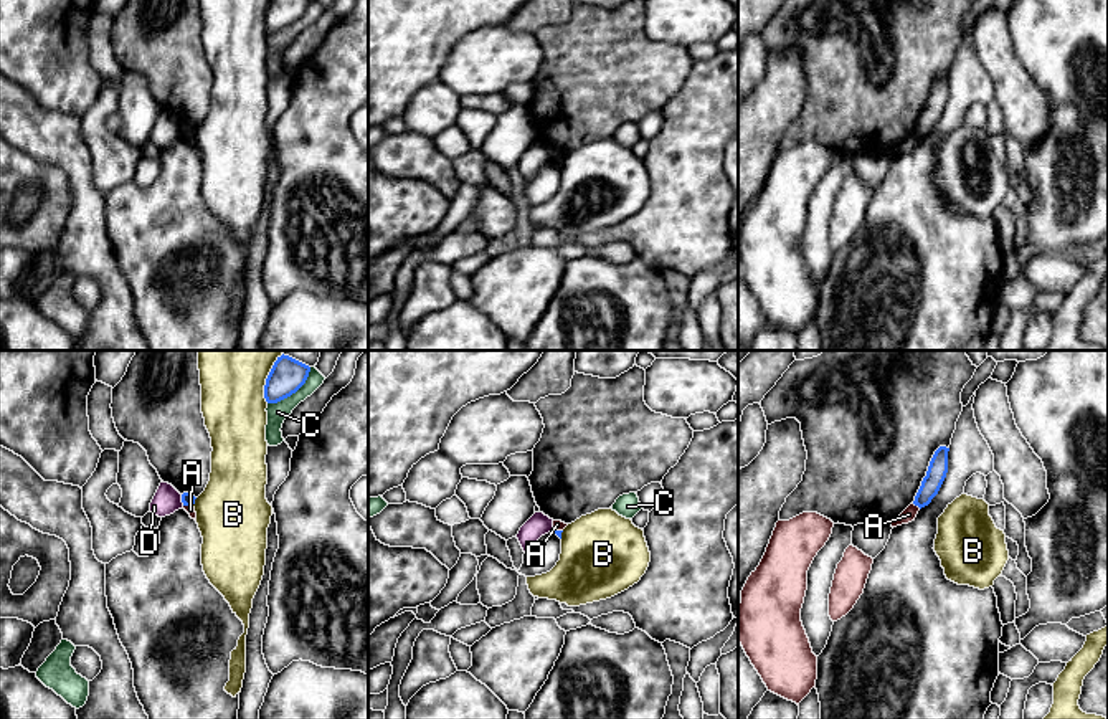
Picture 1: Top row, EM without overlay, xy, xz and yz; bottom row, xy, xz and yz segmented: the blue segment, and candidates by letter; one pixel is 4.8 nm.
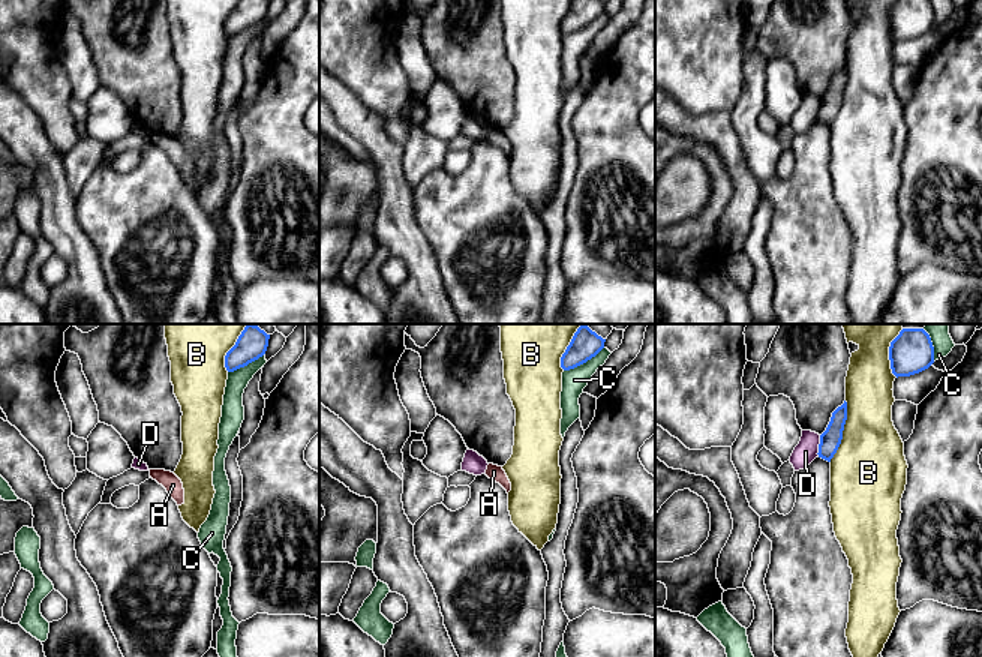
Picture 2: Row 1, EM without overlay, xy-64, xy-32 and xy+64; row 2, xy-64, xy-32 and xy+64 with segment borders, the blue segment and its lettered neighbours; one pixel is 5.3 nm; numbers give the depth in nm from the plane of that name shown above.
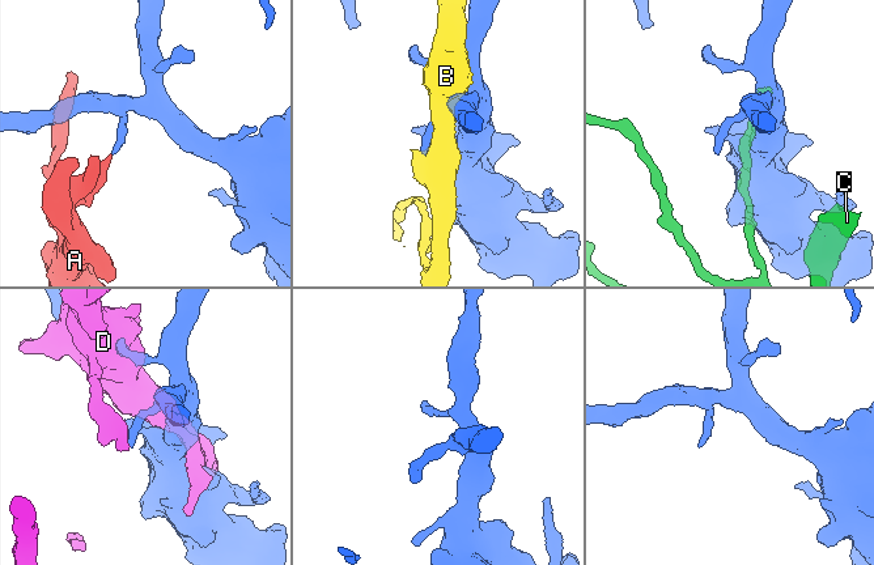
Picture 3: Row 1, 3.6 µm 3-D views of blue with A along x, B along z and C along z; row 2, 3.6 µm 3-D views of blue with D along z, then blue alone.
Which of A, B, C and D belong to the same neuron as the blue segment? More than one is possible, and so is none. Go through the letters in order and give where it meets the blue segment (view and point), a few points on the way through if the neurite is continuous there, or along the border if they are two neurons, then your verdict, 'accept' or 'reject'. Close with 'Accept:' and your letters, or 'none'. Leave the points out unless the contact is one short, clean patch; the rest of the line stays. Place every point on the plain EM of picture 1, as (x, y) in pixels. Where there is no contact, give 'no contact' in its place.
A: meets blue in yz at (917, 134); border along yz (913, 133), (920, 138); reject
B: meets blue in xy at (265, 17); reject
C: meets blue in xy at (291, 23); border along xy (311, 0), (294, 22), (268, 33); reject
D: meets blue in xy at (182, 129); reject
Accept: none

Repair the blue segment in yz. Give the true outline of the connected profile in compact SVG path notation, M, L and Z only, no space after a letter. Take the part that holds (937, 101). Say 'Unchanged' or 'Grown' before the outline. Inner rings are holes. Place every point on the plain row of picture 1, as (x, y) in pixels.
Unchanged. M940 76L930 91L926 106L923 107L921 116L913 131L913 134L918 136L920 139L931 132L931 129L938 124L946 107L948 81L949 78Z

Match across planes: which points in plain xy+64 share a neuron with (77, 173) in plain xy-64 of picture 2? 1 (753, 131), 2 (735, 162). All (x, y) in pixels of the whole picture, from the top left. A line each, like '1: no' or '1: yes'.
1: yes
2: no

